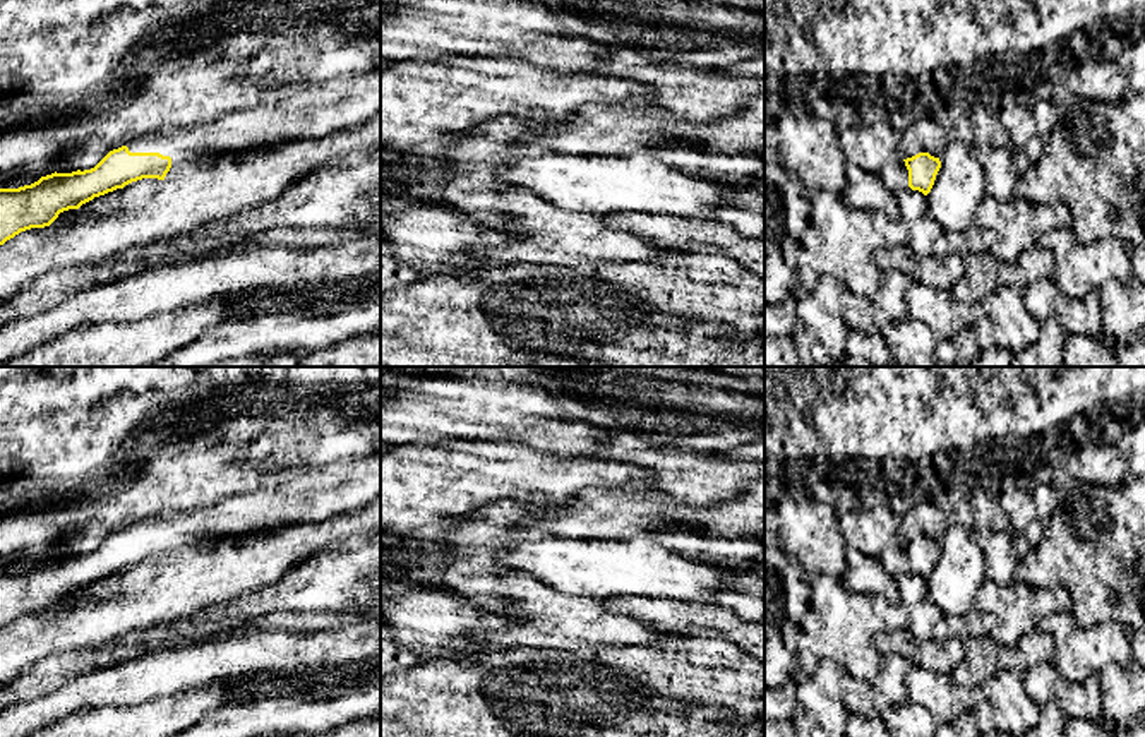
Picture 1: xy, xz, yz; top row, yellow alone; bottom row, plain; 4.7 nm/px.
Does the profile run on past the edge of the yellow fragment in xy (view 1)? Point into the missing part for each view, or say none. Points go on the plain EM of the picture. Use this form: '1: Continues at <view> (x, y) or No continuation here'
1: No continuation here

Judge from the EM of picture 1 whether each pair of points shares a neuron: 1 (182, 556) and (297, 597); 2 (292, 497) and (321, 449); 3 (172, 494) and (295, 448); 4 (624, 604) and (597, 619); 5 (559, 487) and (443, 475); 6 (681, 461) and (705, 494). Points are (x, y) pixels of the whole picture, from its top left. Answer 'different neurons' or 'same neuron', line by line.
1: same neuron
2: different neurons
3: same neuron
4: different neurons
5: same neuron
6: same neuron

